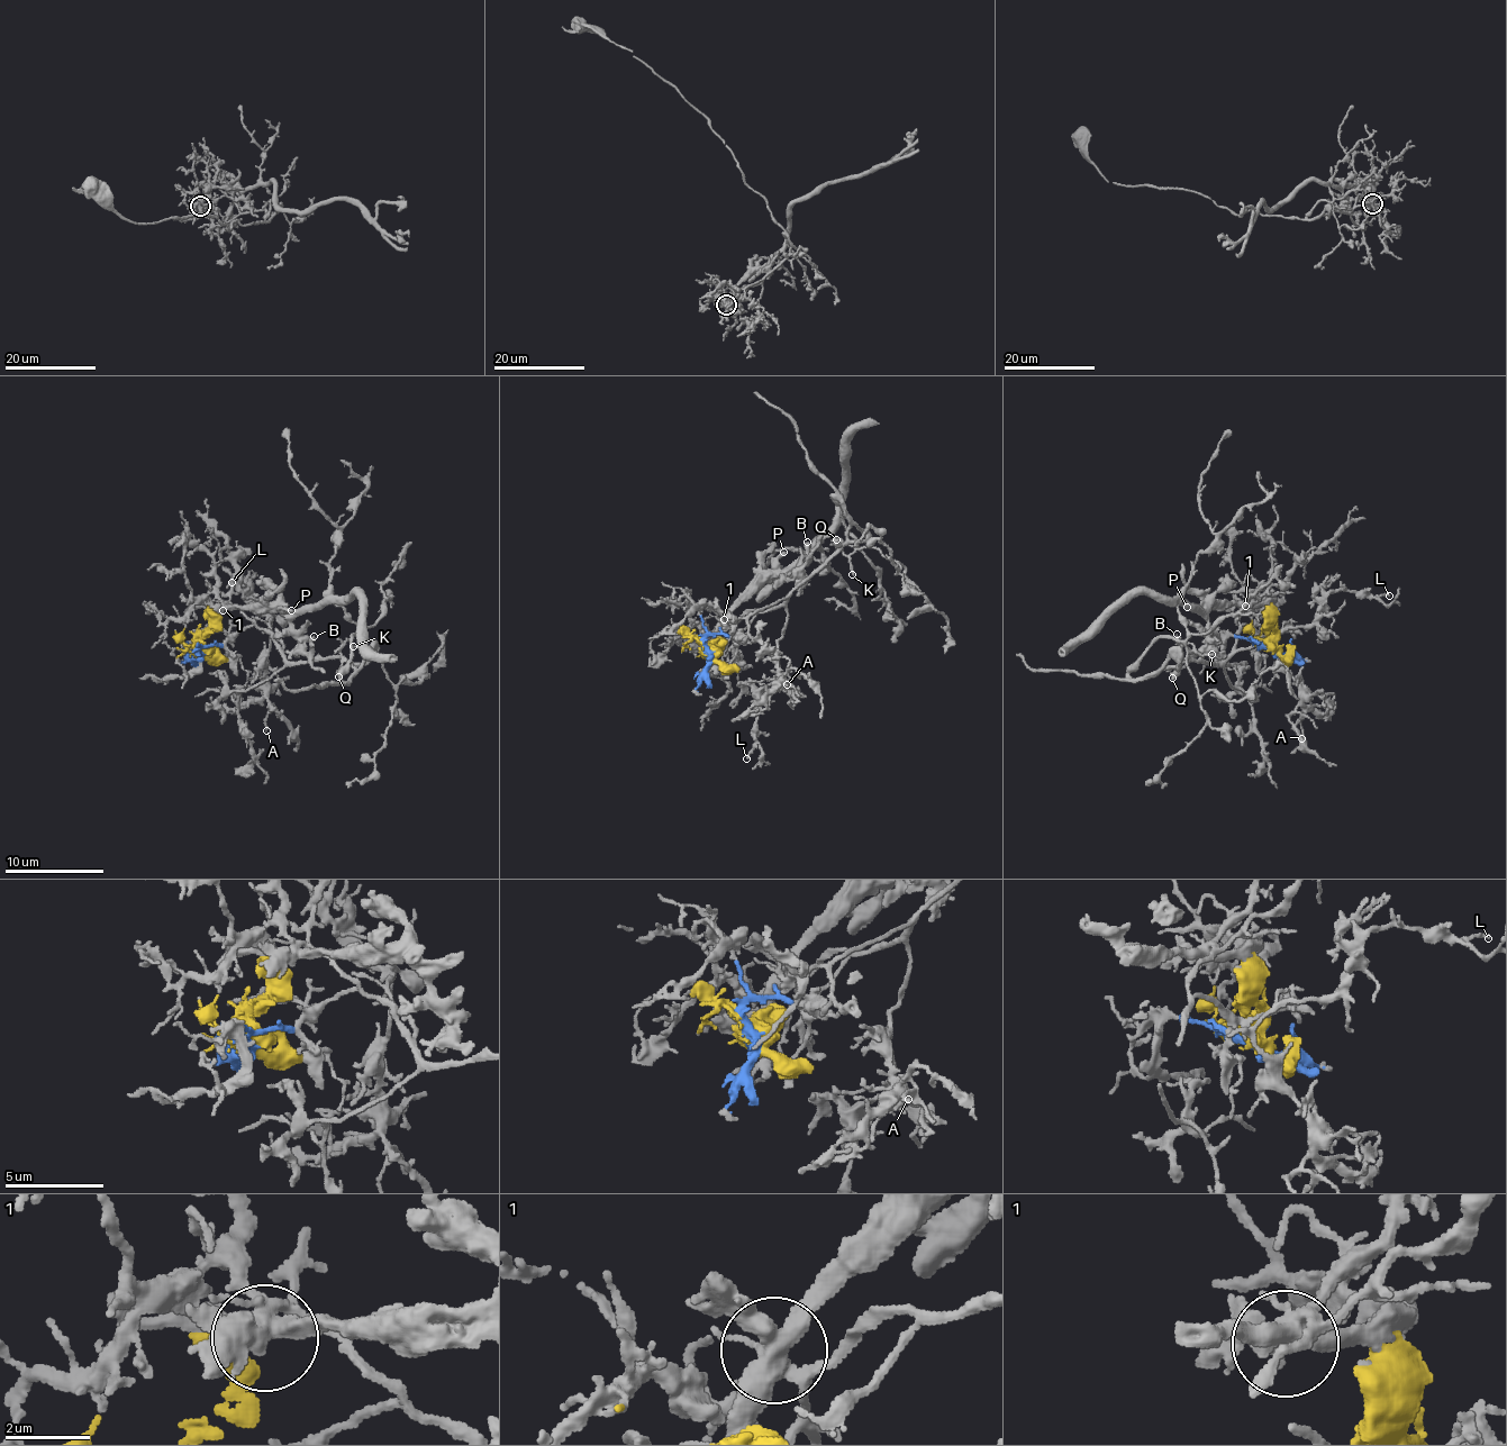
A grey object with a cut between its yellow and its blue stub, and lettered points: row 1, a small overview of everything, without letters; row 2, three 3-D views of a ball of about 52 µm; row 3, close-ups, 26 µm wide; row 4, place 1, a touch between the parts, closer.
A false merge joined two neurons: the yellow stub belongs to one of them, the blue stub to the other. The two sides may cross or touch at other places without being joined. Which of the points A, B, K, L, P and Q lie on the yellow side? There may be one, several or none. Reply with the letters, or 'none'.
B, P

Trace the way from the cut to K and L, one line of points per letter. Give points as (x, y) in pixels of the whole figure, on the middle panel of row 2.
K: (708, 654), (708, 636), (737, 637), (750, 620), (777, 608), (837, 545), (853, 574)
L: (708, 654), (708, 636), (737, 637), (757, 614), (784, 608), (777, 679), (754, 698), (756, 735), (747, 757)

